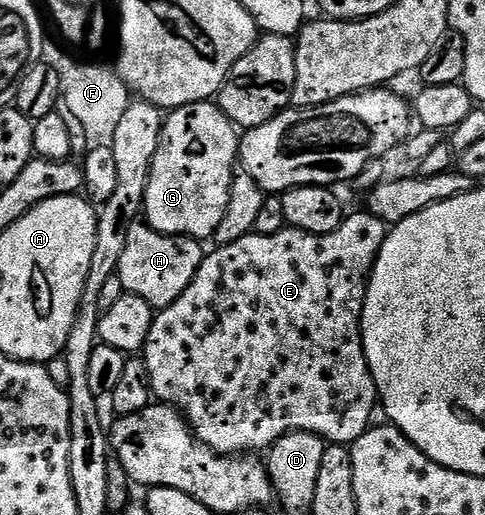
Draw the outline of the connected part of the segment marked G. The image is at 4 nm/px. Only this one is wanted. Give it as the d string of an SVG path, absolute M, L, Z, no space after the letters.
M215 102L191 103L169 110L146 185L142 215L148 226L164 235L188 235L201 241L211 240L222 217L226 217L232 172L238 166L240 140L236 124L226 117L226 113Z

